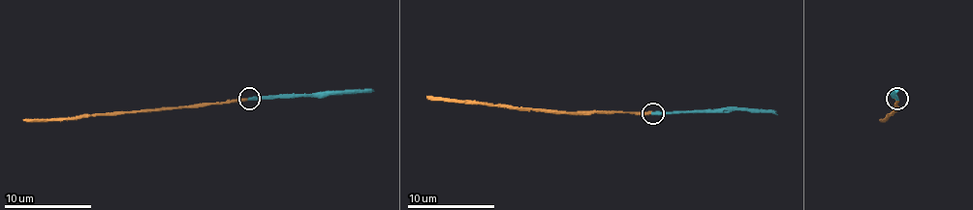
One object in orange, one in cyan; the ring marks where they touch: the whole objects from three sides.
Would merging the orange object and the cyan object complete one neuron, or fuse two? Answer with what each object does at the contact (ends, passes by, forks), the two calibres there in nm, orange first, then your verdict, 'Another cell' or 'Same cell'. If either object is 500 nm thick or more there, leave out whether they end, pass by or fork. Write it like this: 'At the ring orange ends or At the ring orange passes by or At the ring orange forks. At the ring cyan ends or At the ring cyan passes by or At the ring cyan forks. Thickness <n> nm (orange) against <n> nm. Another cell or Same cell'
At the ring orange ends. At the ring cyan ends. Thickness 260 nm (orange) against 280 nm. Same cell

